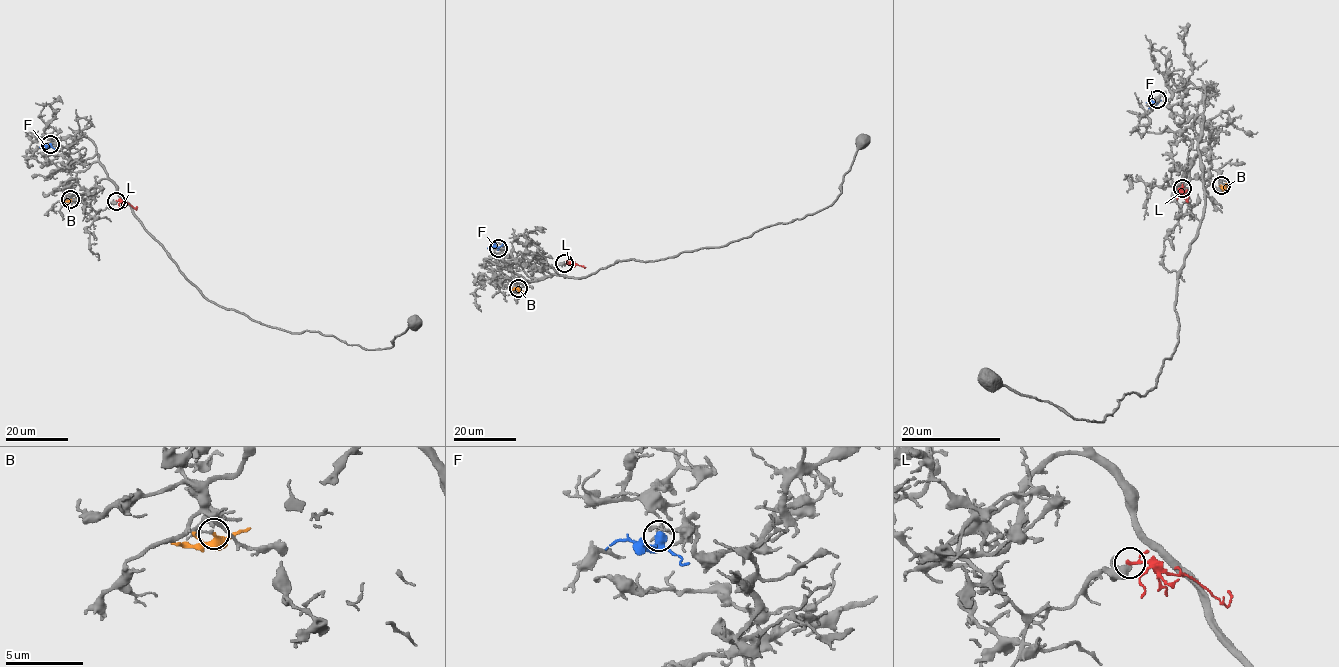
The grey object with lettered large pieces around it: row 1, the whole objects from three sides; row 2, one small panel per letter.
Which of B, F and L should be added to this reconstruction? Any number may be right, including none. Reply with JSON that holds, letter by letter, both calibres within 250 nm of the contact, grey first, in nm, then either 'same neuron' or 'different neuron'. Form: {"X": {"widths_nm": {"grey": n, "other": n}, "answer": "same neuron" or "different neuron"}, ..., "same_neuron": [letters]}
{"B": {"widths_nm": {"grey": 240, "other": 280}, "answer": "different neuron"}, "F": {"widths_nm": {"grey": 120, "other": 400}, "answer": "different neuron"}, "L": {"widths_nm": {"grey": 340, "other": 150}, "answer": "different neuron"}, "same_neuron": []}

